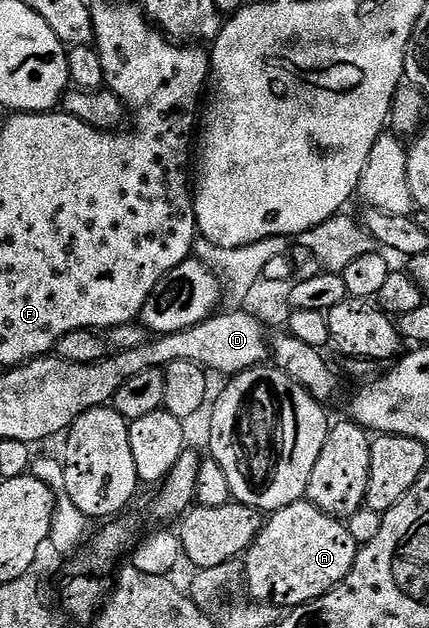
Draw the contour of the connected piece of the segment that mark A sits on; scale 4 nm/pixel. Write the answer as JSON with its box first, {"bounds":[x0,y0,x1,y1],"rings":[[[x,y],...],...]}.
{"bounds":[242,499,358,607],"rings":[[[307,499],[277,509],[265,520],[260,534],[242,558],[242,581],[253,602],[295,607],[326,595],[354,567],[358,540],[339,517],[323,513]]]}

